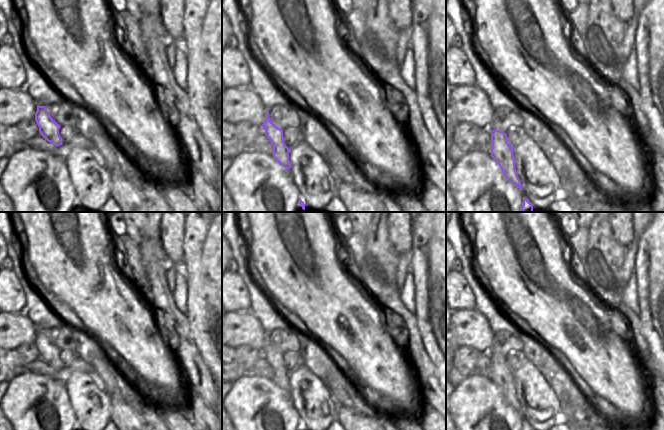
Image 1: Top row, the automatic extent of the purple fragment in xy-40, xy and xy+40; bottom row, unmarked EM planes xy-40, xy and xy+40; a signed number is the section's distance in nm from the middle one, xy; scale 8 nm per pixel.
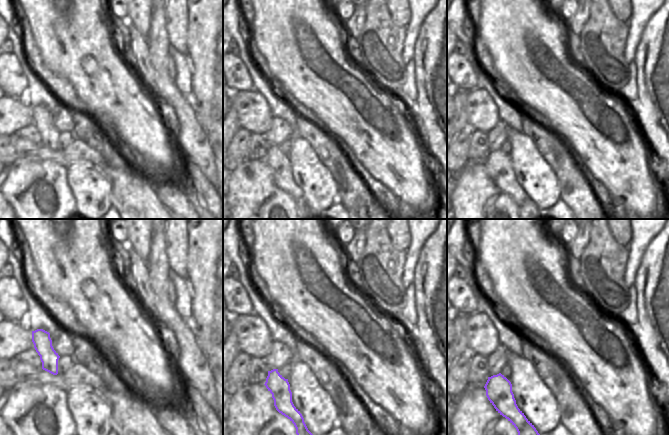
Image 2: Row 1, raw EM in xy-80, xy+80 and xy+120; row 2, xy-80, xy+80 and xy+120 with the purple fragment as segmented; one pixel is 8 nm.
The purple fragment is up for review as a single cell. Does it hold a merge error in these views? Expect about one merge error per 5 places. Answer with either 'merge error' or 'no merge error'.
no merge error

